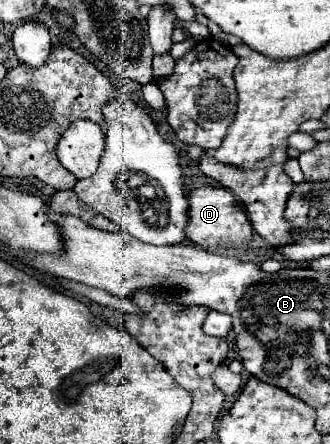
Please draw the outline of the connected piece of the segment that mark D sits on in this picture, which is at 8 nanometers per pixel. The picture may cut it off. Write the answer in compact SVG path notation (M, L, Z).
M201 186L187 192L185 198L189 200L189 220L185 234L193 244L209 252L247 246L247 242L253 236L253 226L243 210L243 204L237 200L237 196L231 190L223 186Z

